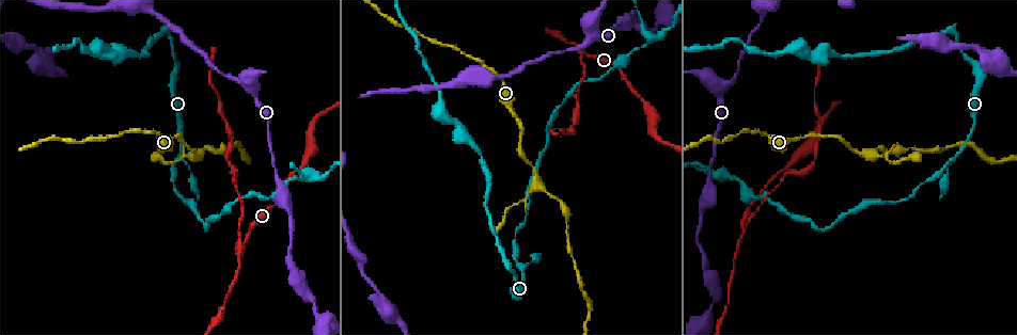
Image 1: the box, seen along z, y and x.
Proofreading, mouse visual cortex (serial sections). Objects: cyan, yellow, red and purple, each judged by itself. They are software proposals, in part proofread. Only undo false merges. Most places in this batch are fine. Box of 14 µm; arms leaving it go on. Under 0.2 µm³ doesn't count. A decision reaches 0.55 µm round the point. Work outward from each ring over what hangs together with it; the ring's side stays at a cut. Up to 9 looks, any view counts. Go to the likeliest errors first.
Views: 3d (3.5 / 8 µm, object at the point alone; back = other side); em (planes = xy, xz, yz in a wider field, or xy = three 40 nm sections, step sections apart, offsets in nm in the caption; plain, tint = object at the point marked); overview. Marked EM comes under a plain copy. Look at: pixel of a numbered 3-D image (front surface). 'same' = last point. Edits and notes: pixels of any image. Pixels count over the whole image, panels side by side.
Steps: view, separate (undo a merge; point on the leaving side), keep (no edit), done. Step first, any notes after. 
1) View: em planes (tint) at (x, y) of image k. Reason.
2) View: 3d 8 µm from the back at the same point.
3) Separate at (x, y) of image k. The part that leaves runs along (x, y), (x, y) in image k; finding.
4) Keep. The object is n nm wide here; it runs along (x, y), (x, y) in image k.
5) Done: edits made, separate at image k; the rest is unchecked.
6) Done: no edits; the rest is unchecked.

View: 3d 8 µm at (740, 240) of image 1. Arms part here.

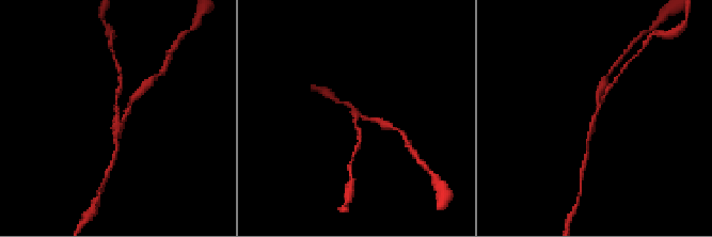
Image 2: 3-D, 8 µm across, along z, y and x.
View: 3d 3.5 µm at (596, 118) of image 2. Closer look.

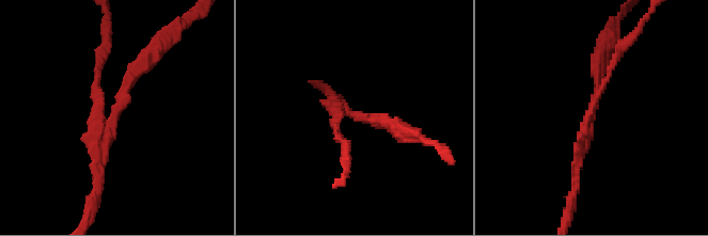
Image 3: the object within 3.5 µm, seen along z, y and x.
View: em xy step 2 (tint) at (353, 115) of image 3. 3 arms meet here; the arms are 100, 150, 250 nm wide; need the tissue.

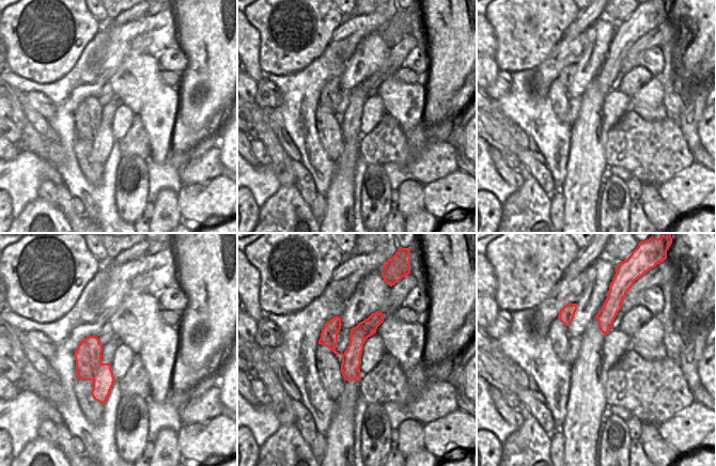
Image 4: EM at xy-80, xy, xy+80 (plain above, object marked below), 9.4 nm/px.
Separate at (97, 77) of image 3. A border runs along (102, 363), (97, 374), (92, 379) in image 4; a second cell is stuck on.

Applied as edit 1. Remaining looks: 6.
View: overview. Redraw.

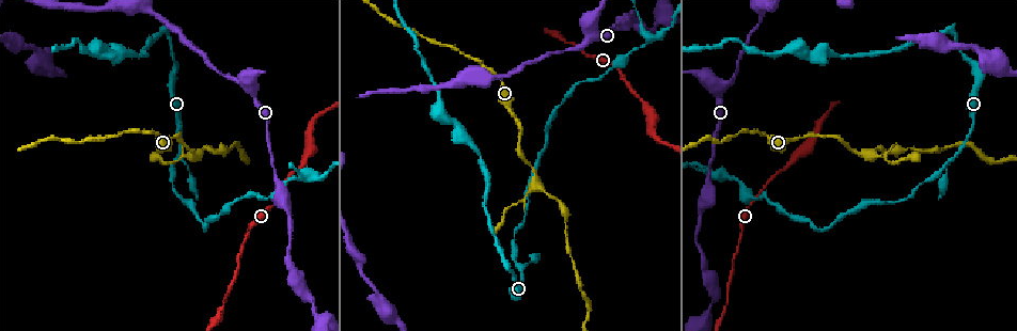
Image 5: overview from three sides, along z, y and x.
View: 3d 8 µm from the back at (509, 267) of image 5. Abrupt turn.

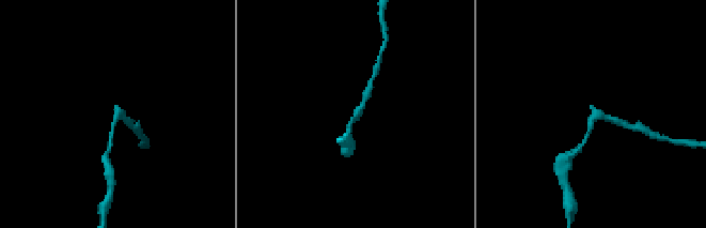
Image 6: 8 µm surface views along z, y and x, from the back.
View: 3d 3.5 µm at (119, 115) of image 6.

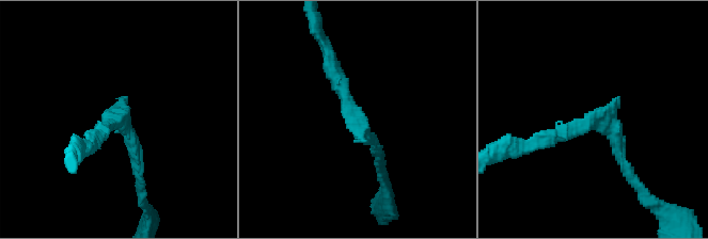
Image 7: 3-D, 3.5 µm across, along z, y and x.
View: em xy step 2 (tint) at (604, 117) of image 7. The arms are 150, 200 nm wide; need the tissue.

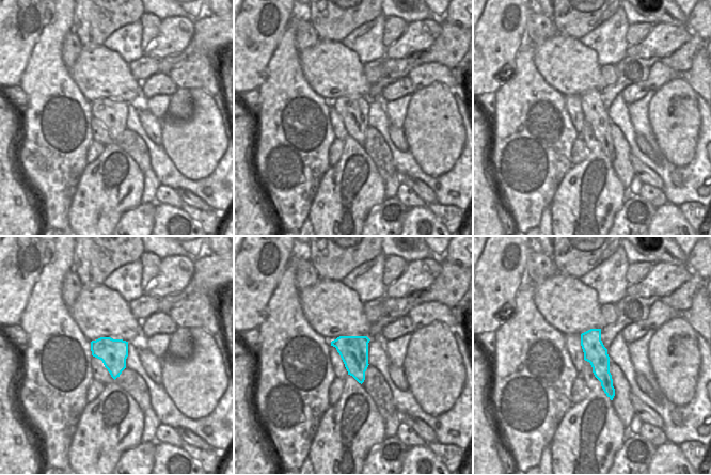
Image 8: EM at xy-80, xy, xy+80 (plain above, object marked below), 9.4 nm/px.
Keep. The object is 280 nm wide here; it runs along (377, 158), (334, 70) in image 7; one cell here.

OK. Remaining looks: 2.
View: 3d 3.5 µm at (205, 231) of image 5. Sharp bend.

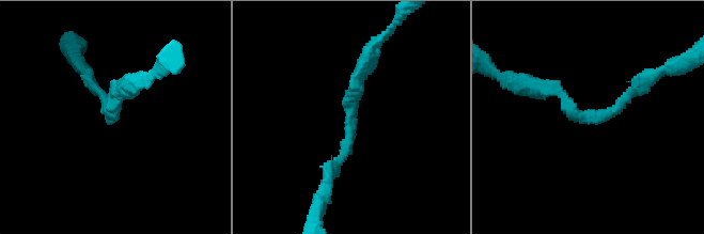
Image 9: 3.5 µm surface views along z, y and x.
View: em planes (tint) at (350, 122) of image 9.

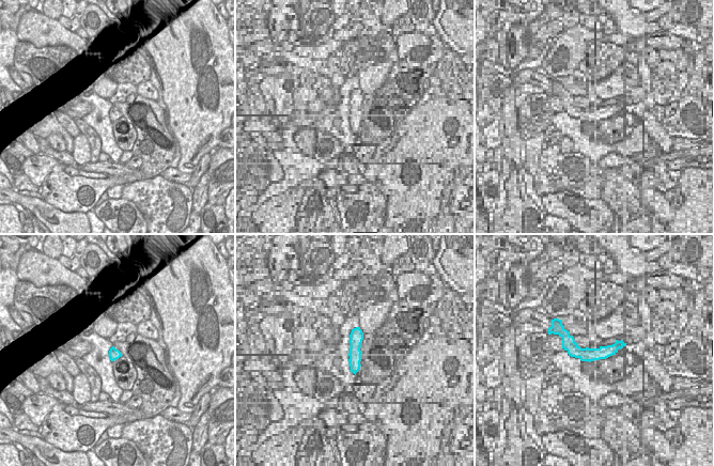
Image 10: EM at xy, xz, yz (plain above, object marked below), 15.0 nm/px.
Keep. The object is 170 nm wide here; it runs along (329, 175), (348, 142), (361, 68) in image 9; continuous, no second cell.

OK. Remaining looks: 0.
Done: edits made, separate at image 3; the rest is unchecked.

